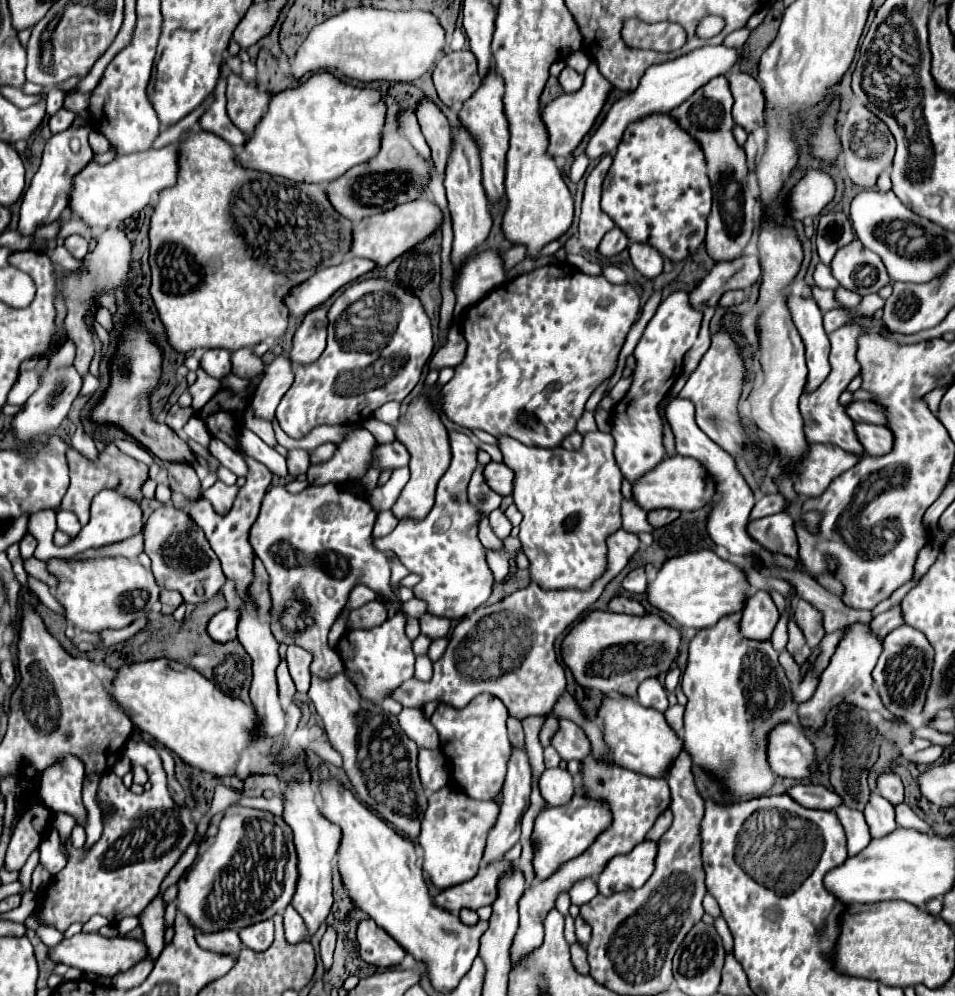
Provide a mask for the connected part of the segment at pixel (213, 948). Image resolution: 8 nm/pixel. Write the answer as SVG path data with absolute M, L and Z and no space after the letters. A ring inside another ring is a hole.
M218 930L218 934L198 934L196 942L200 948L210 952L224 952L224 954L238 954L240 952L240 938L236 930Z

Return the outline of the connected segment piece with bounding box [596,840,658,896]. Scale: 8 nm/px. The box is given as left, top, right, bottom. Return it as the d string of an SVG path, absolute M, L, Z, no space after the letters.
M644 840L632 852L612 858L596 880L600 894L610 896L614 892L622 892L628 888L642 888L650 874L654 872L656 856L658 856L656 842Z

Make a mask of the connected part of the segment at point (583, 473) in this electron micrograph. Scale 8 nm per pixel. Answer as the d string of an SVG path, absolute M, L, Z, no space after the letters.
M588 432L578 450L566 450L562 446L554 450L532 448L514 438L500 438L498 446L504 464L514 472L512 496L524 516L518 538L530 560L530 582L538 582L544 590L588 590L606 572L606 538L622 528L622 474L612 454L612 436L604 432Z

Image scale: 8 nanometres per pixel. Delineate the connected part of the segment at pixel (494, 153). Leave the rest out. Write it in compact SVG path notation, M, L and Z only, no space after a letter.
M492 70L484 80L478 92L474 92L472 98L468 98L458 114L460 122L474 134L480 136L482 144L482 184L488 196L488 202L500 202L506 192L504 192L504 168L506 168L506 152L508 152L508 120L504 116L504 106L502 106L502 94L504 94L504 82L496 72Z

